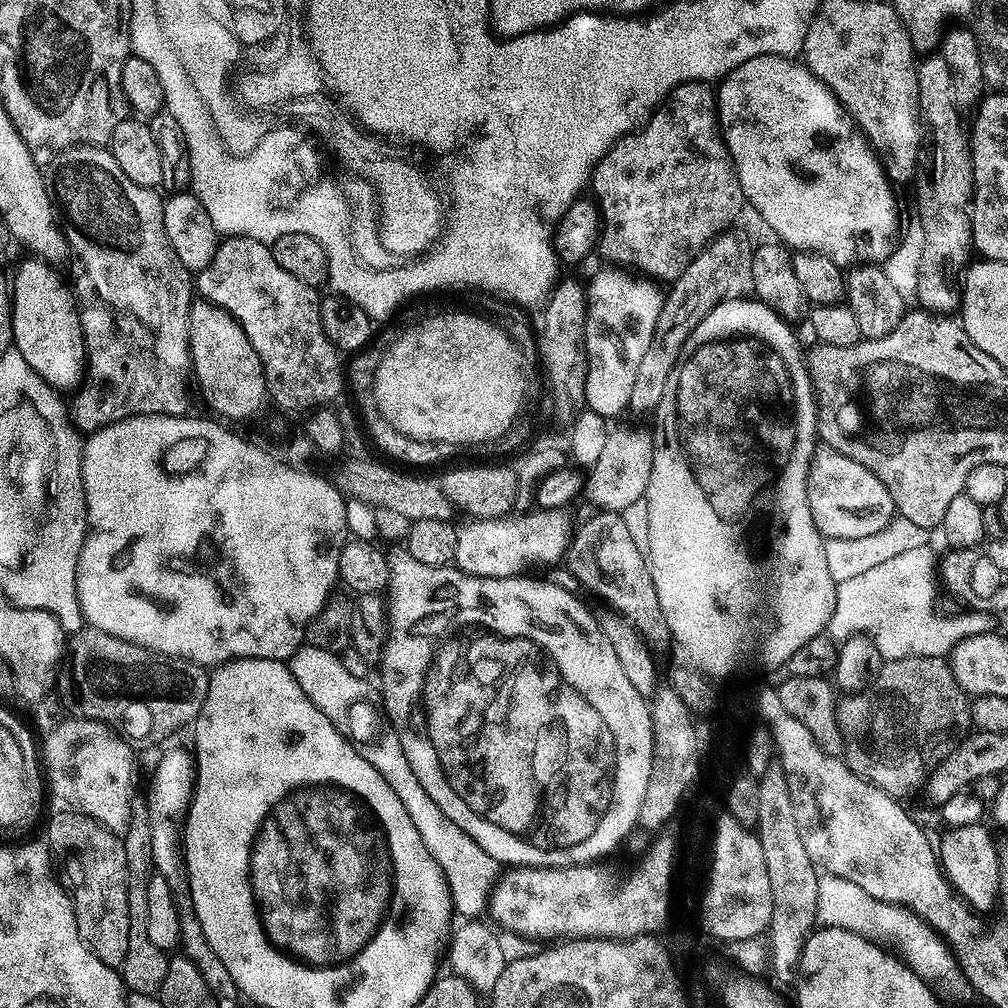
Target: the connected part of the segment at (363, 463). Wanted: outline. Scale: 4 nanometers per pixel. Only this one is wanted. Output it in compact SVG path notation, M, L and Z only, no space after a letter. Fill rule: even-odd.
M348 460L337 470L334 484L345 497L353 496L352 500L357 505L367 505L369 509L385 508L403 514L409 522L422 518L453 519L453 506L445 498L435 479L427 480L424 476L411 476L411 471L401 470L396 466L390 467L394 468L387 468L376 460Z

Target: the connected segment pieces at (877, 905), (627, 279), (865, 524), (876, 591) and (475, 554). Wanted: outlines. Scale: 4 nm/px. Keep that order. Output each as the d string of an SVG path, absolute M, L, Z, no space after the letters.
M824 874L821 875L818 886L816 919L823 927L850 930L854 934L865 936L867 940L874 940L877 944L894 950L895 955L899 956L909 968L913 968L927 984L931 984L941 997L949 996L950 999L956 1000L959 996L971 997L973 995L972 987L968 985L968 980L964 976L964 970L960 967L956 955L953 954L944 937L923 917L916 915L911 908L898 904L884 904L878 898L872 898L870 894L866 894L866 890L862 890L862 886L854 886L854 882L850 882L846 878Z
M620 266L608 267L612 268L602 269L592 281L587 281L584 297L584 359L588 365L584 379L584 402L589 413L601 418L611 418L620 407L624 408L629 403L634 374L638 374L638 362L642 362L642 354L646 354L650 347L650 338L654 338L654 326L664 301L664 292L655 279L640 274L631 276L628 273L631 271Z
M827 446L817 447L812 456L812 465L808 471L808 501L810 514L814 518L821 536L829 540L842 538L867 538L870 534L878 534L897 515L896 503L892 500L890 490L862 462L854 462L854 458L846 458L838 450Z
M923 544L922 546L914 546L914 550L905 550L903 554L898 554L894 558L890 558L887 560L887 562L881 562L878 566L870 566L870 570L865 570L863 574L858 574L854 578L846 578L845 580L839 581L836 585L836 606L834 608L834 614L830 618L830 622L828 623L828 627L826 629L828 635L835 637L835 639L838 642L845 642L844 640L848 640L852 636L852 632L869 632L870 635L872 635L873 640L876 642L874 644L875 651L879 652L881 657L885 661L889 660L901 660L904 656L942 656L947 657L949 653L952 651L952 647L956 645L960 640L964 640L967 636L973 636L974 634L980 634L982 632L990 632L993 631L994 624L992 624L993 617L989 615L987 612L981 612L979 610L971 610L972 612L960 612L957 614L957 616L936 616L936 574L938 578L938 562L936 566L936 552L934 549L932 549L932 546L929 546L928 544Z
M538 510L542 512L520 512L506 516L495 516L489 520L477 520L475 518L467 521L465 528L458 531L458 546L456 547L455 567L464 572L470 572L475 576L514 576L523 573L531 564L552 564L556 559L563 557L568 551L570 539L570 527L564 520L555 520L551 511Z

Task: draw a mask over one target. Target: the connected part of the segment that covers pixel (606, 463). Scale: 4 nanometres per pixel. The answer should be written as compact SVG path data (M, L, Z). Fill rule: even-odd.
M616 428L607 433L602 447L602 454L598 454L591 461L592 469L582 484L583 495L588 495L588 500L593 504L593 509L606 512L623 513L623 508L628 508L631 504L639 505L644 495L646 482L649 478L650 462L652 461L652 438L646 431L639 432L636 428Z

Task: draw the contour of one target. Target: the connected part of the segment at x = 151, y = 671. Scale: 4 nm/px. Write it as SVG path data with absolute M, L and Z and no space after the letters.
M85 626L67 637L66 655L58 672L58 692L64 695L65 702L76 711L73 713L77 717L101 720L125 740L139 746L156 744L195 721L202 710L202 702L206 702L209 675L209 669L203 664L151 652L134 642L119 640L102 630Z

